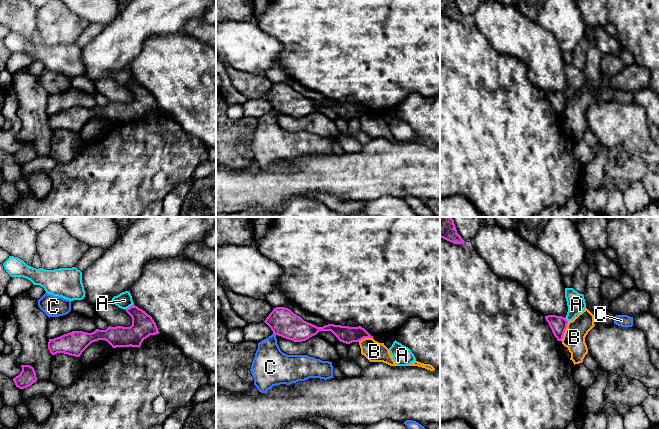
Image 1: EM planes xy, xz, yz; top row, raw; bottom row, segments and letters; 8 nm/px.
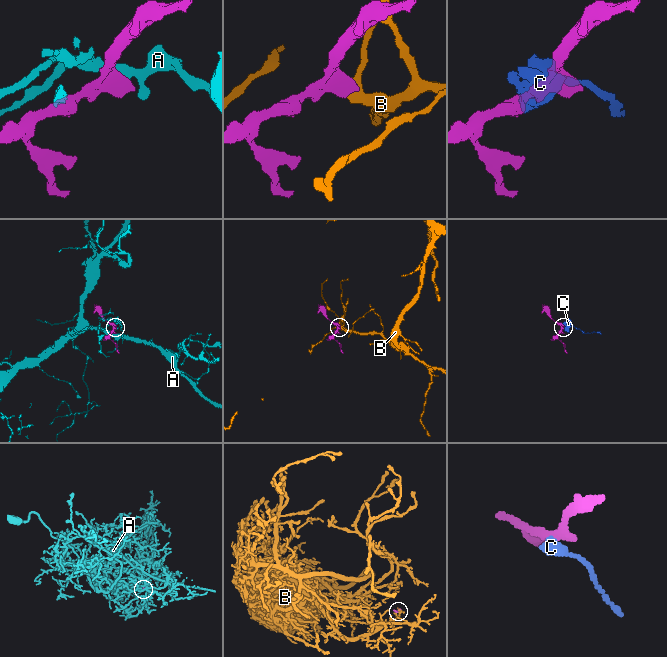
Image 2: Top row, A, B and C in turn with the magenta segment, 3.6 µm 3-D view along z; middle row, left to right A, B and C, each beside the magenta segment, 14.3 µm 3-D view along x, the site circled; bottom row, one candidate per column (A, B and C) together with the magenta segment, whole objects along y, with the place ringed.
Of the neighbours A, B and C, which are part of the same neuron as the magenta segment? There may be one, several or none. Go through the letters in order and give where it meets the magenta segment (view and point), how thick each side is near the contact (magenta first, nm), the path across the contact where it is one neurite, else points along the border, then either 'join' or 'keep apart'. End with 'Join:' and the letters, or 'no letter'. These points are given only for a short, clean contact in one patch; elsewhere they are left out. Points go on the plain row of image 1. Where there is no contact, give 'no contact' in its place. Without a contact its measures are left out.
A: xy (129, 83) | 180/130 nm | along xy (133, 80), (124, 85) | keep apart
B: yz (564, 107) | 140/180 nm | keep apart
C: xz (274, 109) | 220/280 nm | along xz (273, 108), (275, 111) | keep apart
Join: no letter

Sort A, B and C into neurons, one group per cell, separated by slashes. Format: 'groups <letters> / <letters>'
groups A / B / C

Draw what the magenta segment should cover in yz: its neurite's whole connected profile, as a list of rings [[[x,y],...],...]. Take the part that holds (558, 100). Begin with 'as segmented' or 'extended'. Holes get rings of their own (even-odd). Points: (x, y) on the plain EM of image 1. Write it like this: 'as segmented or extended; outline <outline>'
as segmented; outline [[[548,91],[545,92],[554,112],[558,117],[563,115],[565,106],[567,104],[568,97],[562,92]]]

